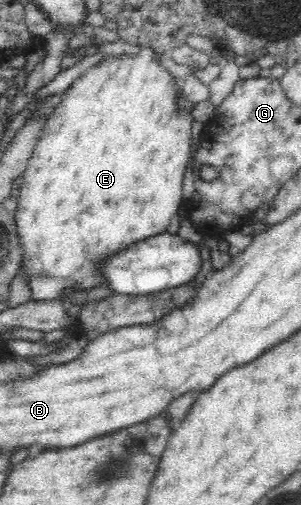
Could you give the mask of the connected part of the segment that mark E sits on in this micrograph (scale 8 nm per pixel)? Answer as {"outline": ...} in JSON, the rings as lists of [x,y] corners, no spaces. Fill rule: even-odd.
{"outline":[[[140,46],[137,55],[131,56],[126,53],[119,56],[105,56],[101,61],[90,66],[84,71],[60,97],[60,102],[54,108],[54,112],[44,124],[42,136],[36,144],[26,166],[21,185],[20,197],[16,212],[16,226],[22,247],[22,260],[28,271],[28,281],[30,281],[30,291],[32,299],[50,300],[58,299],[63,290],[68,285],[74,285],[78,289],[90,289],[96,285],[103,285],[103,278],[97,271],[97,264],[110,253],[121,251],[130,244],[140,240],[146,240],[150,236],[156,236],[166,232],[166,227],[170,224],[170,218],[178,214],[179,207],[184,203],[182,194],[182,184],[185,174],[186,164],[190,160],[192,142],[192,118],[191,112],[182,109],[178,105],[178,94],[181,92],[181,84],[178,78],[170,75],[170,72],[162,67],[158,59],[154,59],[158,53],[150,47]]]}

